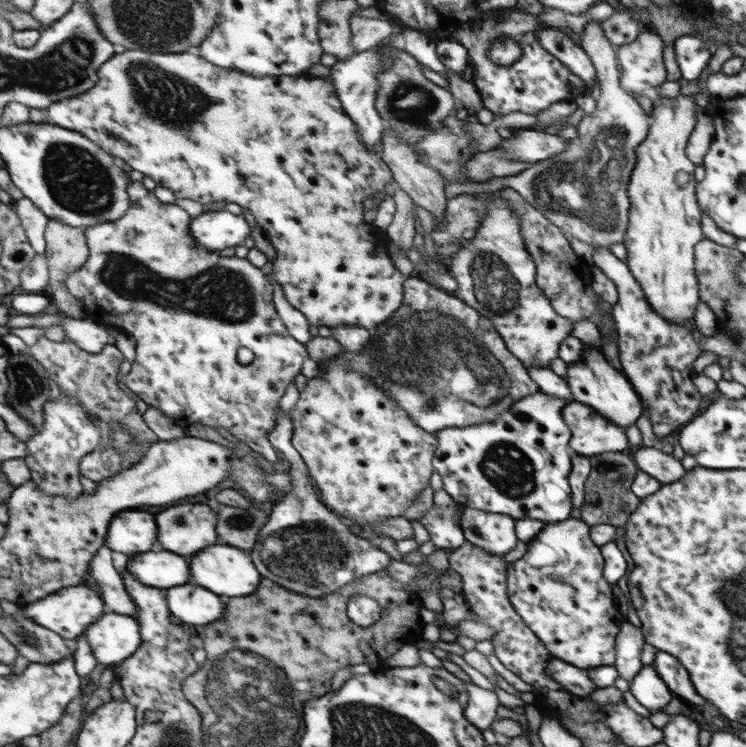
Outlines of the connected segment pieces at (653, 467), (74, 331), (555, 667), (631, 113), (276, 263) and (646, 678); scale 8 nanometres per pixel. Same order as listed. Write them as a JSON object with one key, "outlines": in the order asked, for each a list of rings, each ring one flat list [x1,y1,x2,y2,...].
{"outlines":[[[641,446,631,452,631,455,637,468,656,478,662,485,680,480,686,473,680,460,673,454,663,452,662,449]],[[61,315,61,326,65,336,74,340,79,348,91,353,101,353,108,345,114,342,109,325,101,324,93,318,75,319]],[[552,656,550,667,546,669,551,678,560,682,560,686,564,686,566,690,579,695,580,697,589,696,596,688,596,684,588,678,588,670,581,670,576,666,564,663,562,660]],[[600,21,588,22,584,27,582,50,588,54,590,62,594,65,597,82,600,84,600,97,596,103,596,109,591,115,586,115,577,126,578,137,572,139,566,151,554,158,533,163,526,170,512,177,495,177,484,183,452,182,444,187,447,201,460,195,471,196,476,192,499,192,507,189,520,194,524,199,538,208,552,223,555,223,566,235,576,237,592,246,600,245,609,248,612,243,623,243,626,229,629,225,630,201,627,196,627,185,636,167,637,157,635,149,645,140,650,126,648,116,638,105,630,92,622,89,619,83,620,70,616,60,616,46,614,46,600,25]],[[127,49,111,58,100,69,99,76,99,84,88,90,87,93,55,102,48,108,56,125,87,135,109,154,116,156,118,160,125,161,134,169,151,177,158,186,174,190,178,199,186,198,204,204,234,202,242,208,248,208,255,220,262,226,270,244,276,249,276,257,272,261,273,268,270,270,274,280,282,285,284,297,288,303,300,310,306,316,309,324,329,328,356,325,371,329,384,323,398,312,398,308,403,304,403,297,406,295,405,276,400,273,395,262,392,262,392,258,388,256,386,244,378,244,380,238,376,238,372,226,364,222,364,200,384,191,386,185,393,183,394,174,392,174,391,167,383,162,380,152,367,150,367,146,361,140,359,127,343,106,334,83,330,80,326,82,326,80,322,80,322,77,316,77,316,80,304,80,304,76,294,77,292,75,254,78,254,76,242,74,238,70,226,70,222,66,216,66,216,63,210,62,196,52,158,54,132,49]],[[652,665,643,666,640,673,629,683,629,691,652,713,661,711,674,699,671,689,661,680]]]}

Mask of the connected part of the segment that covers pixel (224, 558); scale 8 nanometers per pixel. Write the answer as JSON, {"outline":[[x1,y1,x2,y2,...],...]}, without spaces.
{"outline":[[227,544,209,546,207,549,191,556,193,582,197,585,208,587,208,590,216,591,220,597,248,597,259,590,259,585,263,580,259,569,255,566,254,560,247,551,239,547]]}

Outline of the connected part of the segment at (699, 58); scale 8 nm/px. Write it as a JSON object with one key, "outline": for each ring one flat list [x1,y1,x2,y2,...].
{"outline":[[690,35,677,38,674,45,674,56,680,68,682,78,696,80,708,67,712,54,699,45,700,39]]}

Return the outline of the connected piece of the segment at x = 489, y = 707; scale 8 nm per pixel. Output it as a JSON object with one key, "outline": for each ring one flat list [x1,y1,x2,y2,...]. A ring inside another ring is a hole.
{"outline":[[465,682,468,691,466,716,480,731,491,729,490,725,496,720,498,696,494,691,484,689,472,682]]}

